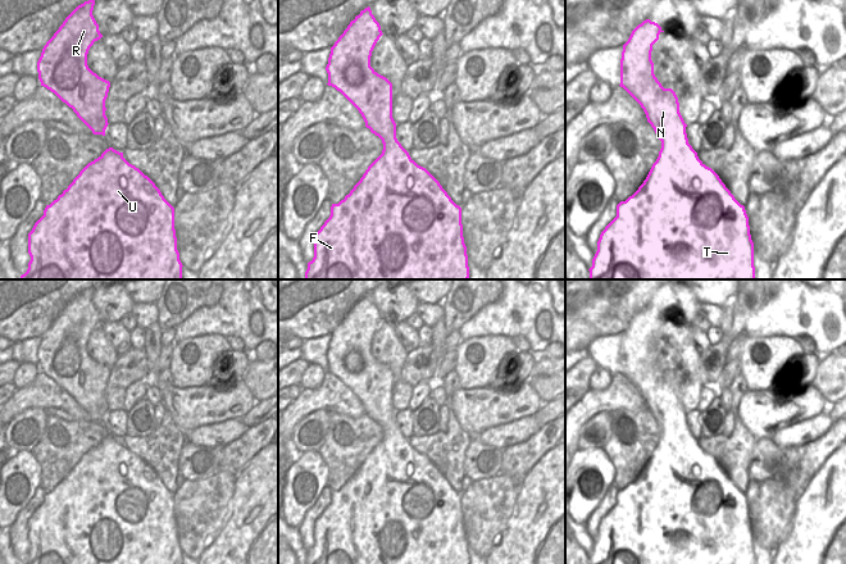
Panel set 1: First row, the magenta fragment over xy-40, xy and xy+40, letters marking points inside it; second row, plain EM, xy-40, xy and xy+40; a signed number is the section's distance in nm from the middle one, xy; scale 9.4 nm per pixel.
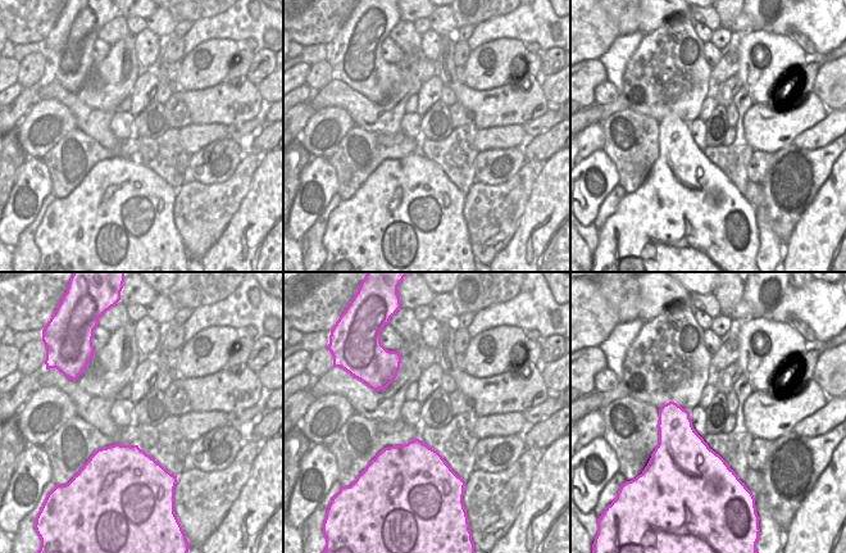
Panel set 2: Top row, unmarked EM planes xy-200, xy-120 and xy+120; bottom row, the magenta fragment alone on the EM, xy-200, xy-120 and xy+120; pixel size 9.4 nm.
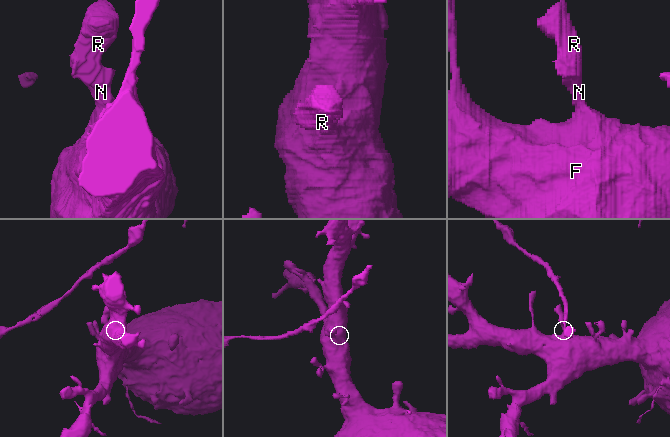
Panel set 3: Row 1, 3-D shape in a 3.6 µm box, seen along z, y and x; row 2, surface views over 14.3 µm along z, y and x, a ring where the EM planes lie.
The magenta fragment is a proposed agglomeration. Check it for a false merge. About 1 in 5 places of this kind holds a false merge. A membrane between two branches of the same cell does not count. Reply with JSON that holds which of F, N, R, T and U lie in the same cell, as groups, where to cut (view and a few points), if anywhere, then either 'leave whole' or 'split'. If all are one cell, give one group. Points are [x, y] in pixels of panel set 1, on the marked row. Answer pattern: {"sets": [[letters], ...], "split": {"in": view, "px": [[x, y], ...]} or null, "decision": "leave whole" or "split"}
{"sets": [["F", "N", "R", "T", "U"]], "split": null, "decision": "leave whole"}

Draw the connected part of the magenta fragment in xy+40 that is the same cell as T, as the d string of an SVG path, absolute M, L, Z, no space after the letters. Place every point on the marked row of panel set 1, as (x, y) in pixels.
M643 21L623 45L620 87L643 109L647 122L661 141L661 149L646 179L626 201L617 205L617 217L605 227L597 241L590 279L755 279L754 242L749 217L719 176L706 167L688 144L679 103L672 88L664 88L654 74L652 45L664 32L661 27Z

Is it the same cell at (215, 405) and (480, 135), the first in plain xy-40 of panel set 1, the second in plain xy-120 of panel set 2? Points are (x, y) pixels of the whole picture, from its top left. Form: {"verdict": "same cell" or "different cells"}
{"verdict": "different cells"}

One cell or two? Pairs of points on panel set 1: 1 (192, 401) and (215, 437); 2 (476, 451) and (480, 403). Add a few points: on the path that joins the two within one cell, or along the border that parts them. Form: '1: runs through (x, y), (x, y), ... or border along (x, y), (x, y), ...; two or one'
1: border along (237, 418), (201, 424), (185, 433); two
2: border along (477, 436), (472, 439); two

